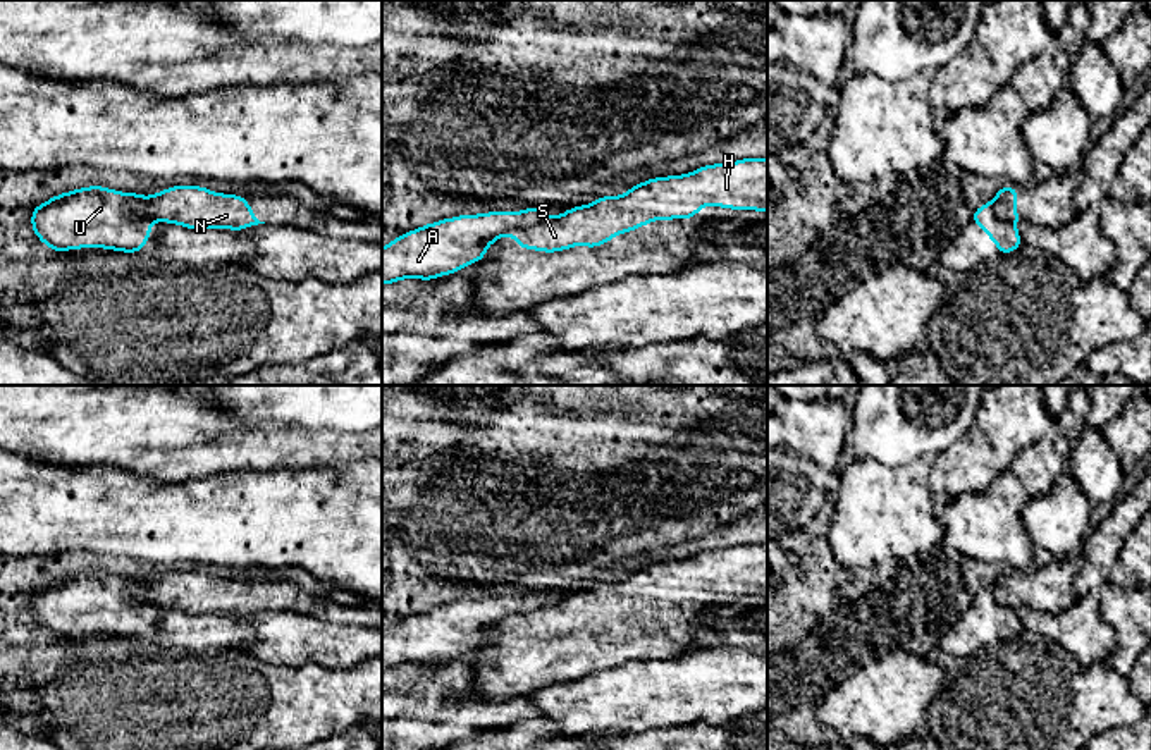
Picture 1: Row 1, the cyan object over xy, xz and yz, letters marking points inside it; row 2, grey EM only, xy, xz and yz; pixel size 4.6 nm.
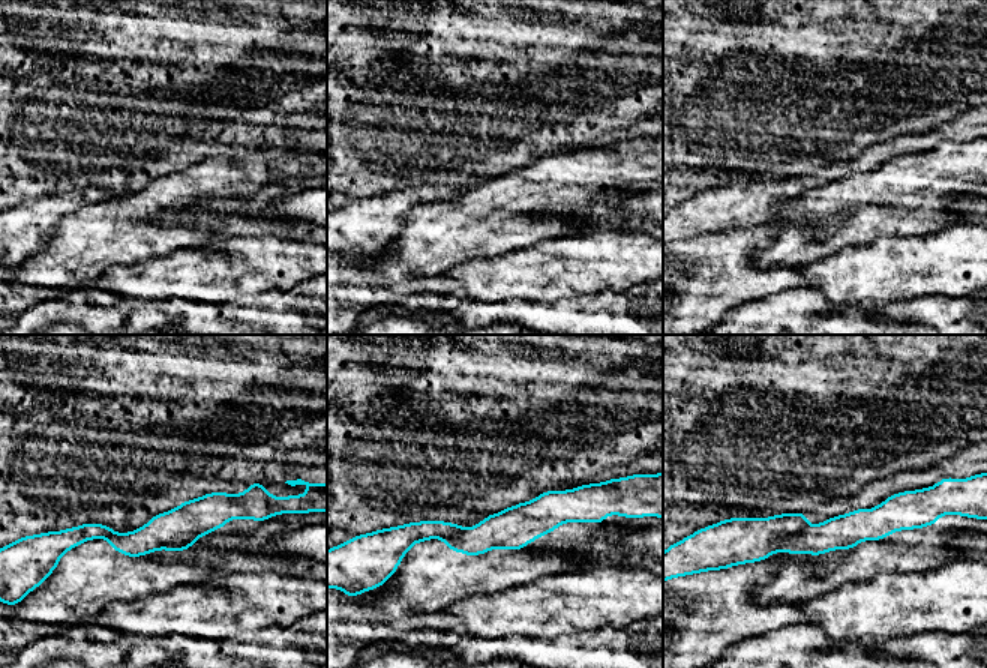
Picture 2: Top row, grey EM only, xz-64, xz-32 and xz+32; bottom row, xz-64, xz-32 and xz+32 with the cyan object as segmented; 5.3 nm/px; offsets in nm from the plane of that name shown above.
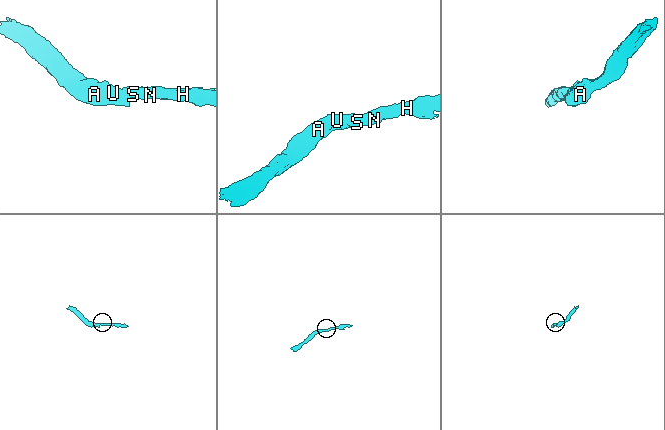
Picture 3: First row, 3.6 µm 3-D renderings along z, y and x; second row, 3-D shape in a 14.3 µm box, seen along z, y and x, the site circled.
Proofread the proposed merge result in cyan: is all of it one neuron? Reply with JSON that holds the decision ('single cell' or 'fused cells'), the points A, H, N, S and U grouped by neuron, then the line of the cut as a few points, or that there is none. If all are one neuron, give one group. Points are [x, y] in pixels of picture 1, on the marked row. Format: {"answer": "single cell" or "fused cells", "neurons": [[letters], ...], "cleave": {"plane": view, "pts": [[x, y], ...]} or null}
{"answer": "fused cells", "neurons": [["A", "U"], ["H", "N", "S"]], "cleave": {"plane": "xz", "pts": [[547, 217], [511, 234]]}}

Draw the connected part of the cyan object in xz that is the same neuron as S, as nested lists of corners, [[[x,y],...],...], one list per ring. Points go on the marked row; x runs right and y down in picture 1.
[[[740,158],[683,175],[652,177],[621,196],[599,196],[511,236],[520,248],[544,253],[599,248],[654,220],[693,220],[702,206],[767,213],[767,158]]]

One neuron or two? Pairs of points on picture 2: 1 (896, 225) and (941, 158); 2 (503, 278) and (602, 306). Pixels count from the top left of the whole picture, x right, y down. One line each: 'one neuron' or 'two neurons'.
1: one neuron
2: two neurons

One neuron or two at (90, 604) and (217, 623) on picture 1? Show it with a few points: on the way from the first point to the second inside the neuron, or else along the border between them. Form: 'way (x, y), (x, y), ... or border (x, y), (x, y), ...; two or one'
way (121, 611), (155, 637), (186, 630); one

